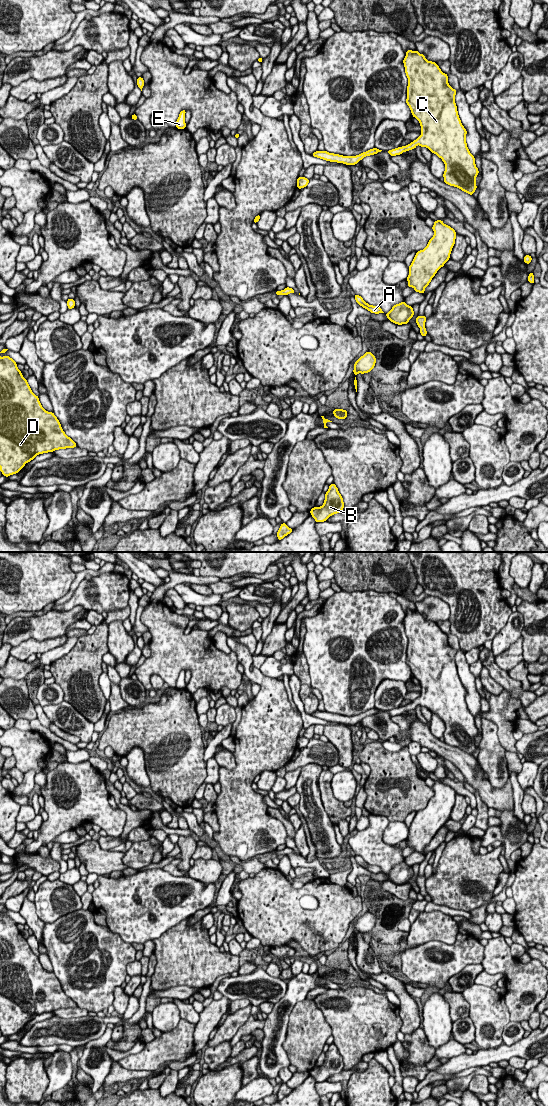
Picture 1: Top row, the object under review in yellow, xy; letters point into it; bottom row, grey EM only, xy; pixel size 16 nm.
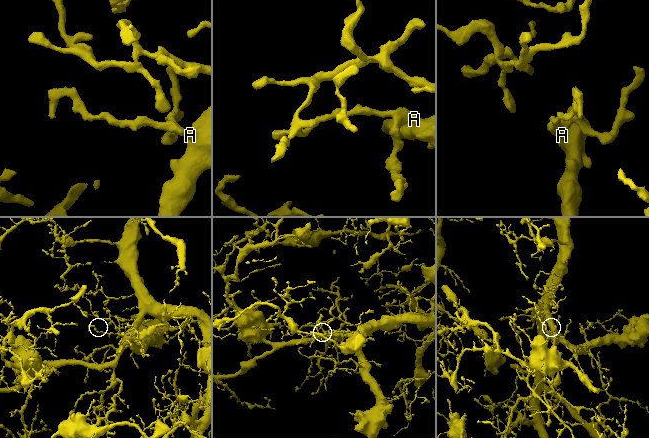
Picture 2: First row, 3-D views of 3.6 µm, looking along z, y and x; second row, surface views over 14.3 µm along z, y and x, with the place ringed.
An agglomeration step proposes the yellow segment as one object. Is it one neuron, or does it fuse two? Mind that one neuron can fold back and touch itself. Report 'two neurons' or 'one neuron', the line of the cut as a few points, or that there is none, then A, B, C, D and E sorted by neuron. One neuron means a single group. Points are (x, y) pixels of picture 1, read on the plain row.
one neuron | no cut | A B C D E

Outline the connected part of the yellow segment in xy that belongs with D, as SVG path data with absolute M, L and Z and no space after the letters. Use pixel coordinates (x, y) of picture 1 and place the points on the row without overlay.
M9 916L0 917L0 1031L2 1032L2 1035L9 1037L10 1035L18 1033L26 1023L33 1020L39 1014L74 1007L77 1007L77 1004L65 994L59 980L54 975L54 973L48 972L42 967L39 961L39 957L32 952L27 940L23 937L21 931L17 928L17 923Z

